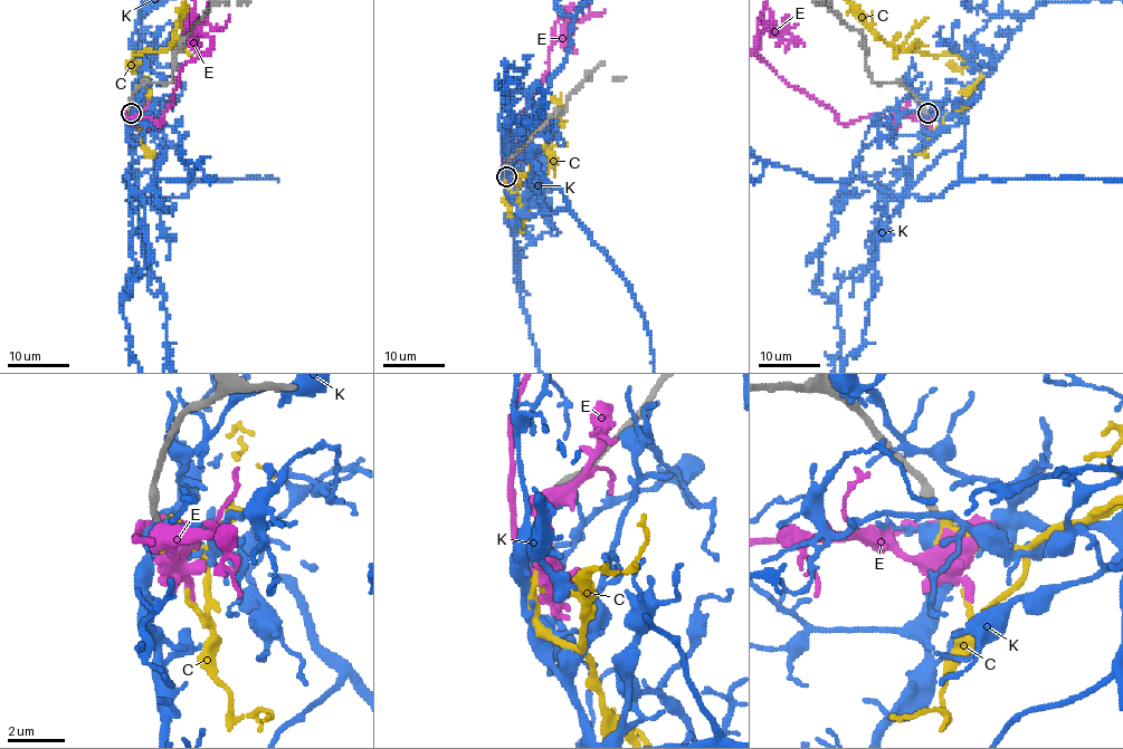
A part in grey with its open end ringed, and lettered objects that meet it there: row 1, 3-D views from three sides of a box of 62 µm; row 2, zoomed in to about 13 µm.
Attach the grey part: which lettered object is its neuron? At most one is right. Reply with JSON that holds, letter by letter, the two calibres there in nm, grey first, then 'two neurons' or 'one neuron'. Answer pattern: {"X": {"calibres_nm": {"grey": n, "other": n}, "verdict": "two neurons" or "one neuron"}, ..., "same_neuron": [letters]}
{"C": {"calibres_nm": {"grey": 240, "other": 300}, "verdict": "one neuron"}, "E": {"calibres_nm": {"grey": 280, "other": 320}, "verdict": "two neurons"}, "K": {"calibres_nm": {"grey": 280, "other": 320}, "verdict": "two neurons"}, "same_neuron": ["C"]}

